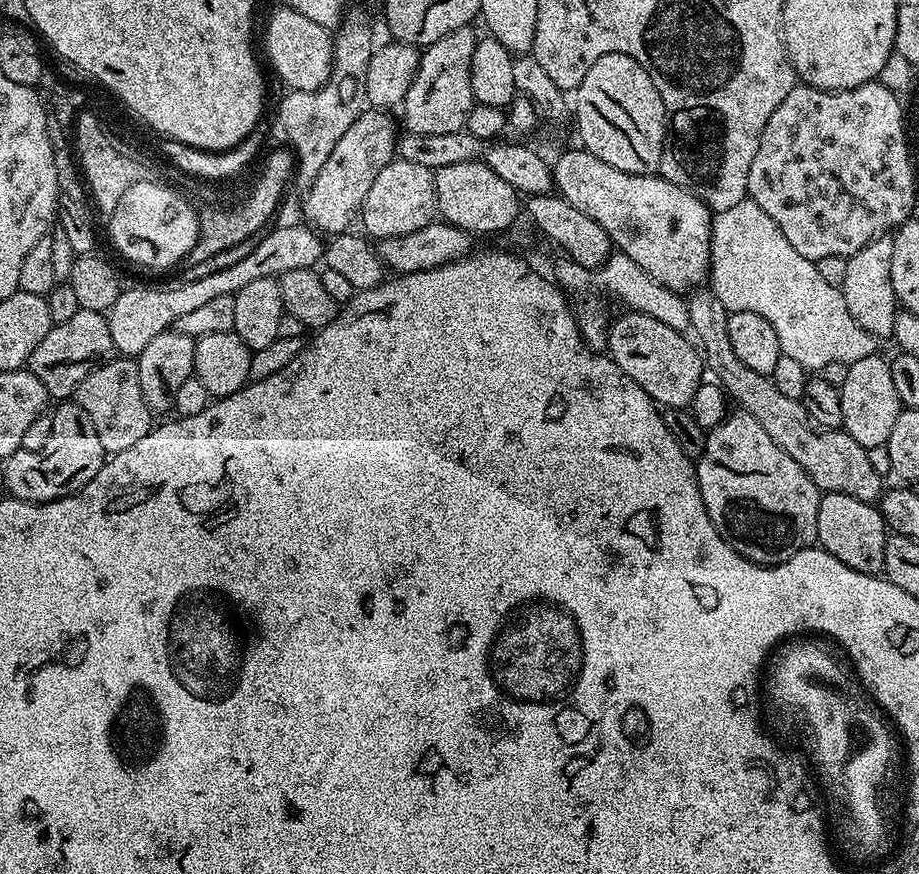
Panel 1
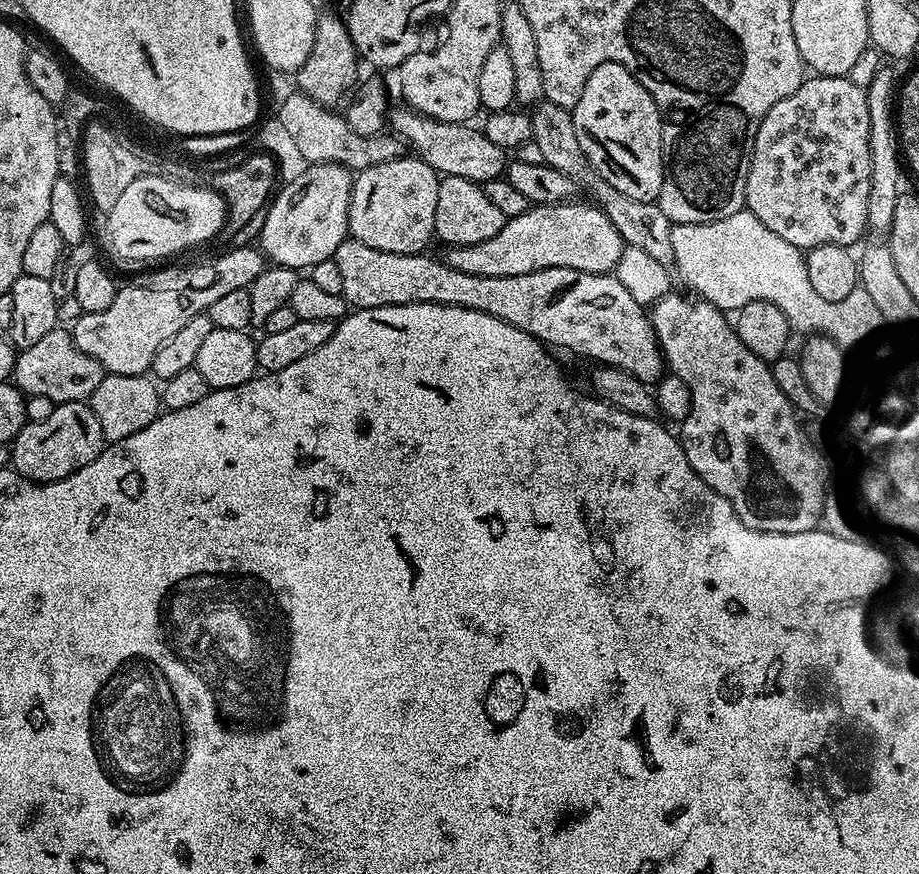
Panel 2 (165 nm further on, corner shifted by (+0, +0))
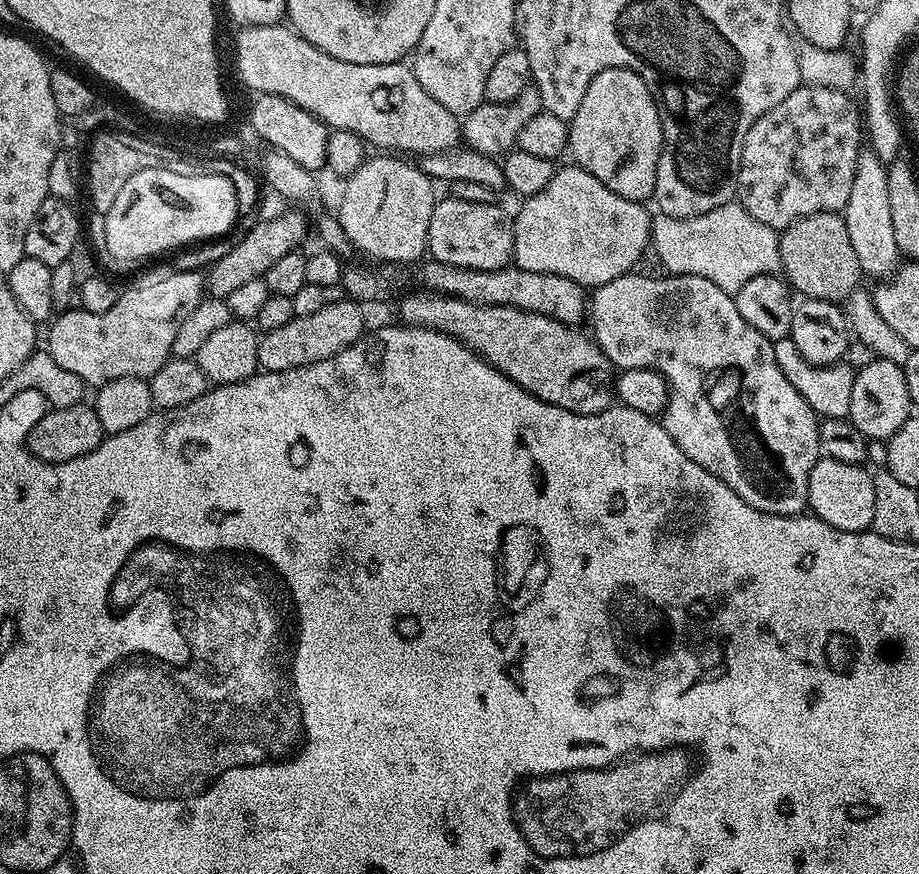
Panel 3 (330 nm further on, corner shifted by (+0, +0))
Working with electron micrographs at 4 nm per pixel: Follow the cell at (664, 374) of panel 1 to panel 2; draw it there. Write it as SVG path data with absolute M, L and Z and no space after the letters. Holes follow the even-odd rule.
M351 238L344 240L342 246L338 246L334 257L340 275L342 277L342 296L348 301L353 309L357 308L377 308L378 306L398 306L399 304L457 304L463 308L472 310L482 310L494 314L494 318L502 318L502 322L510 322L510 326L518 326L526 334L530 334L534 339L539 340L545 346L553 349L565 348L568 352L577 352L580 356L585 356L588 360L596 360L597 365L626 370L634 378L645 382L655 382L660 379L665 371L666 365L659 344L656 343L656 335L652 329L652 321L646 313L645 305L634 302L634 297L622 282L614 274L606 272L583 272L582 270L570 270L569 268L547 268L546 270L534 270L530 274L514 274L510 278L478 278L478 274L462 274L462 270L454 270L443 259L435 260L429 254L390 254L386 250L374 250L374 246L366 246L366 242L358 242Z

